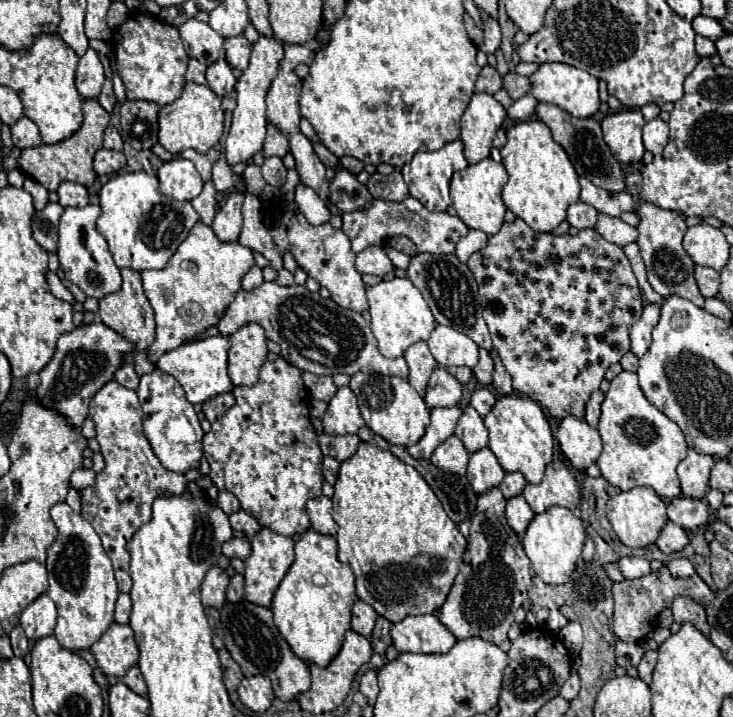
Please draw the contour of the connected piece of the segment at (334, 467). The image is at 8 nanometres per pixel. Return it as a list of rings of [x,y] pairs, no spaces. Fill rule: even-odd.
[[[324,458],[324,478],[326,478],[326,482],[328,484],[334,484],[336,480],[336,474],[338,474],[338,466],[340,466],[340,462],[338,460],[334,460],[334,458]]]

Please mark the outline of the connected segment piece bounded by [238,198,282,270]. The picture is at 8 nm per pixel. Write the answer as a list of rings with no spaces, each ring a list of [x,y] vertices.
[[[246,198],[244,206],[242,206],[242,214],[244,214],[244,226],[242,226],[242,234],[240,234],[240,244],[248,246],[256,252],[260,252],[274,270],[282,268],[282,254],[278,252],[268,228],[262,222],[260,216],[260,200],[258,198]]]

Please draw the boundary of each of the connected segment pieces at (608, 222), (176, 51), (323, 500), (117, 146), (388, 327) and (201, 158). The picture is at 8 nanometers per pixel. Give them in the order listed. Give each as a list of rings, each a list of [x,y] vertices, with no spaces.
[[[602,212],[598,214],[598,222],[596,222],[594,230],[598,230],[598,234],[602,238],[606,238],[608,242],[614,242],[618,246],[626,246],[638,238],[638,230],[634,226],[628,226],[620,218],[612,218]]]
[[[132,14],[114,30],[112,46],[116,54],[116,70],[126,86],[128,100],[150,100],[166,106],[182,94],[186,84],[184,72],[190,58],[182,46],[178,28],[146,14]]]
[[[320,496],[316,500],[308,502],[308,516],[312,522],[312,528],[320,534],[328,534],[334,536],[338,530],[338,524],[332,518],[332,500],[326,496]]]
[[[108,126],[104,132],[104,148],[108,150],[122,150],[122,138],[114,126]]]
[[[394,278],[390,282],[380,282],[372,288],[368,288],[368,302],[370,302],[370,316],[372,316],[372,332],[378,340],[378,350],[386,358],[398,358],[404,356],[408,346],[414,342],[426,340],[432,330],[436,328],[436,320],[422,298],[420,290],[412,286],[408,278]]]
[[[190,148],[190,150],[182,150],[182,152],[180,152],[178,156],[174,156],[174,158],[188,158],[188,160],[192,160],[194,166],[196,166],[196,170],[200,172],[202,180],[208,182],[208,180],[212,180],[210,172],[212,172],[212,166],[214,166],[214,162],[218,160],[218,156],[220,156],[220,152],[216,152],[214,148],[208,150],[206,154],[198,154],[196,150]]]

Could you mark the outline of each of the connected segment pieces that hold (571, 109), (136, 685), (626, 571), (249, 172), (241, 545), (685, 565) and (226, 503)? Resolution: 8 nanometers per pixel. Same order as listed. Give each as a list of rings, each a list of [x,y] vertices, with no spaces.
[[[562,62],[540,64],[540,68],[530,76],[530,84],[532,84],[532,96],[538,102],[554,104],[554,106],[566,110],[568,114],[572,114],[576,118],[590,118],[600,108],[598,80],[592,74],[578,70],[574,66],[568,66],[568,64],[562,64]]]
[[[138,666],[130,668],[130,670],[126,672],[126,676],[122,678],[122,682],[124,682],[132,692],[136,692],[136,694],[140,694],[140,696],[146,696],[146,682],[144,682],[142,672],[140,672]]]
[[[622,556],[616,564],[624,578],[642,578],[644,574],[650,574],[650,562],[642,556]]]
[[[254,164],[246,166],[244,178],[246,178],[246,182],[248,182],[248,192],[254,194],[254,196],[258,196],[258,194],[262,192],[262,188],[266,186],[266,182],[264,182],[264,178],[262,178],[262,174],[260,174],[260,168],[254,166]]]
[[[234,536],[232,540],[224,542],[222,546],[222,554],[228,556],[228,558],[240,558],[240,560],[246,560],[251,553],[251,544],[242,538],[242,536]]]
[[[678,558],[678,560],[670,560],[668,562],[668,570],[674,578],[688,578],[694,574],[694,566],[692,562],[688,562],[686,558]]]
[[[220,492],[220,494],[218,494],[218,506],[220,506],[226,514],[234,514],[234,512],[240,510],[240,504],[238,504],[236,496],[230,494],[230,492]]]

